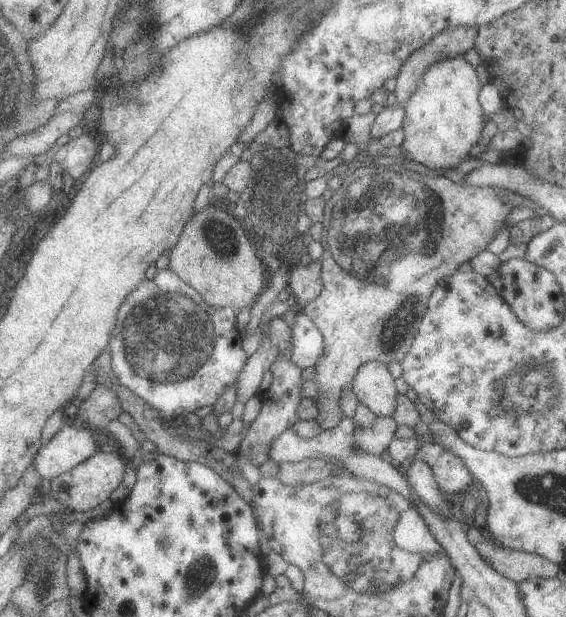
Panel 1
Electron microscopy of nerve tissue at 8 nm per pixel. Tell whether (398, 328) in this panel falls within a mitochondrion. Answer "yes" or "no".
yes

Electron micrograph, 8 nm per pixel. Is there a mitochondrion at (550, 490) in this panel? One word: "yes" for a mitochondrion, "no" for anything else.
yes

